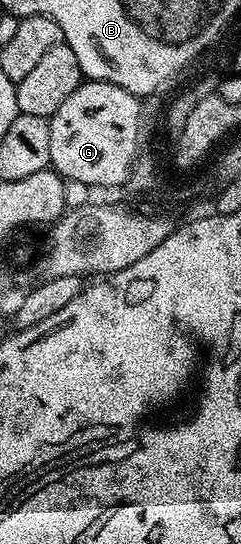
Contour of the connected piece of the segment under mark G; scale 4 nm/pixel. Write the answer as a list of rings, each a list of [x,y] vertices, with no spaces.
[[[81,81],[66,104],[51,116],[51,169],[69,183],[123,187],[131,176],[128,158],[132,158],[132,142],[136,142],[136,125],[138,112],[130,92],[109,82]]]

